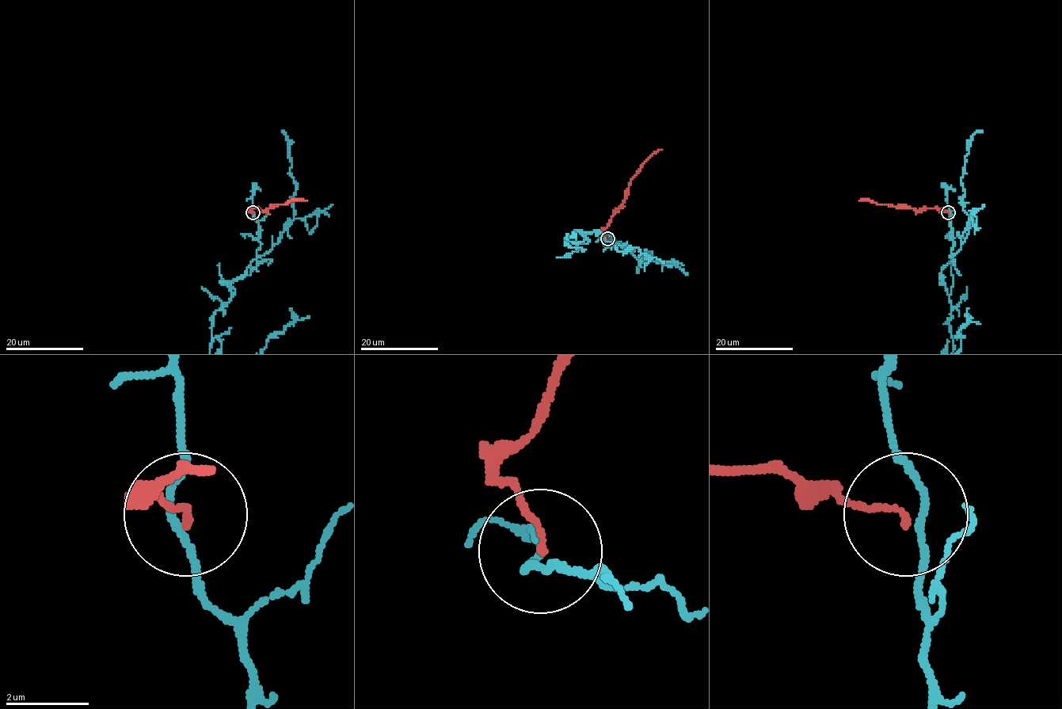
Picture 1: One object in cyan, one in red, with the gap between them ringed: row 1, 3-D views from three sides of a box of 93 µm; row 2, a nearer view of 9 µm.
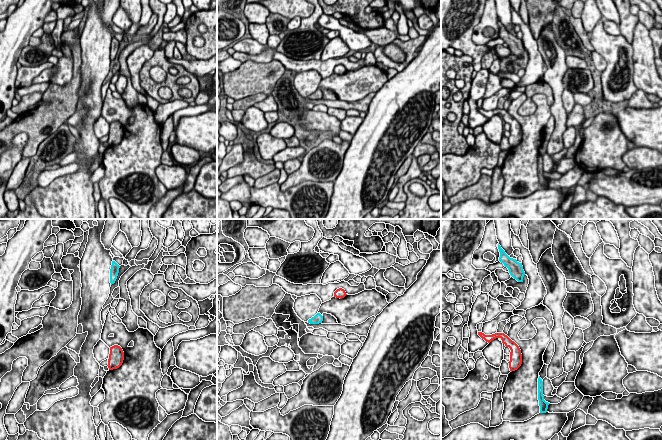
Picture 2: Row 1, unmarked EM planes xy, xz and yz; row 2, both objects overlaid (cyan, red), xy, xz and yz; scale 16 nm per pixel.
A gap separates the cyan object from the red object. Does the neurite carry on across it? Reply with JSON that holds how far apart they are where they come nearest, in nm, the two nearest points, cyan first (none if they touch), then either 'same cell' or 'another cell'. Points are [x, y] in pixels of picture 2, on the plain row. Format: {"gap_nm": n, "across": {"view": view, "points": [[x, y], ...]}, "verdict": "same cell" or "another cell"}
{"gap_nm": 360, "across": {"view": "yz", "points": [[539, 152], [520, 141]]}, "verdict": "another cell"}

